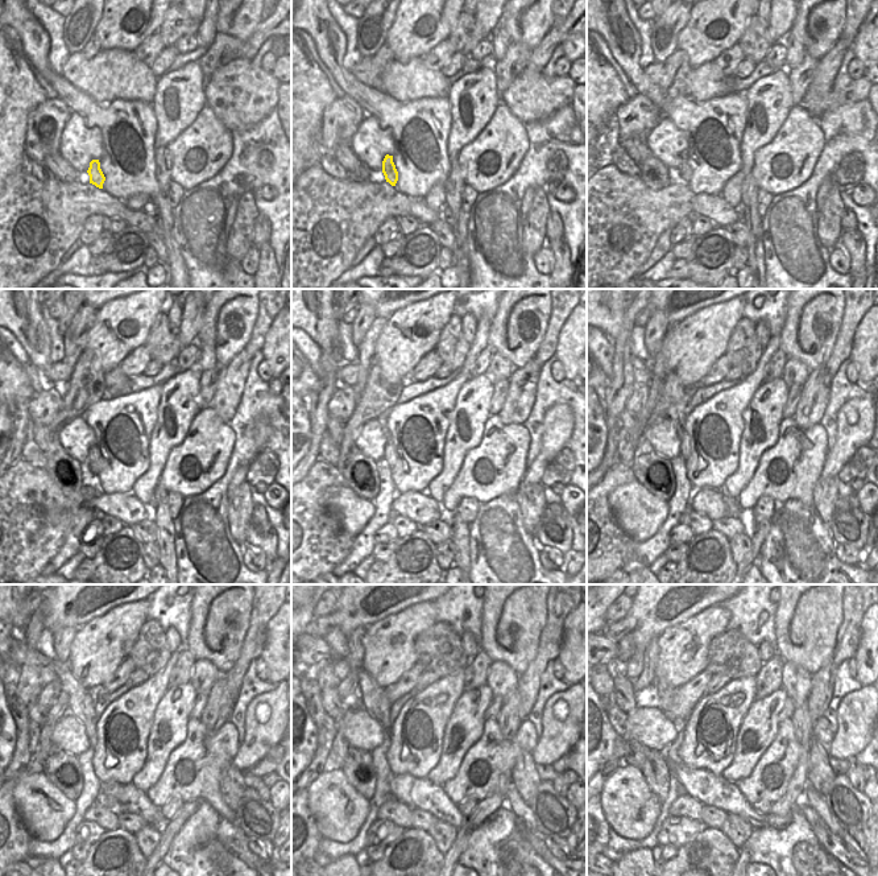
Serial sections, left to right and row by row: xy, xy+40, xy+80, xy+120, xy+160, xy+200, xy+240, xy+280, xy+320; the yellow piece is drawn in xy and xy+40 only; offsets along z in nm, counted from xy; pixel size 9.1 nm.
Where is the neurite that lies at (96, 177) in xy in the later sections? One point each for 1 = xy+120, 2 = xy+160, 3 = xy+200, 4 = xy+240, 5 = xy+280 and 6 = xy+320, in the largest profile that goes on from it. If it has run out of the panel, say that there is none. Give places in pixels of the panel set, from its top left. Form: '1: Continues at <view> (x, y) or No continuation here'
1: Continues at xy+120 (94, 459)
2: Continues at xy+160 (389, 457)
3: Continues at xy+200 (678, 418)
4: Continues at xy+240 (81, 703)
5: Continues at xy+280 (376, 703)
6: Continues at xy+320 (666, 694).

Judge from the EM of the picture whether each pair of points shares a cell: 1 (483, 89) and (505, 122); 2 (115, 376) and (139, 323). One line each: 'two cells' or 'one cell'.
1: two cells
2: two cells

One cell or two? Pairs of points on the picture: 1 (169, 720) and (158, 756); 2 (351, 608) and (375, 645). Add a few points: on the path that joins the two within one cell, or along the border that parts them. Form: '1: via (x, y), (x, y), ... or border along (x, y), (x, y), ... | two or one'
1: via (170, 730), (172, 739), (164, 747) | one
2: border along (394, 615), (388, 615), (365, 627) | two

